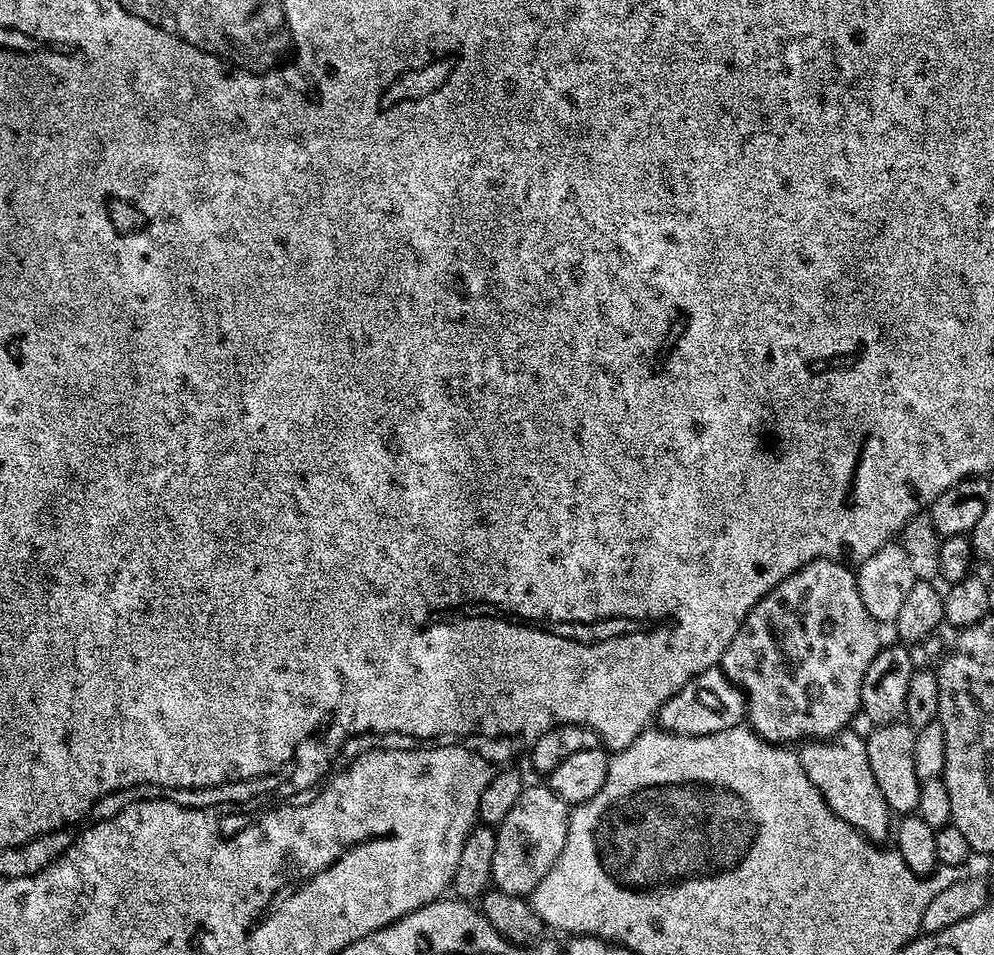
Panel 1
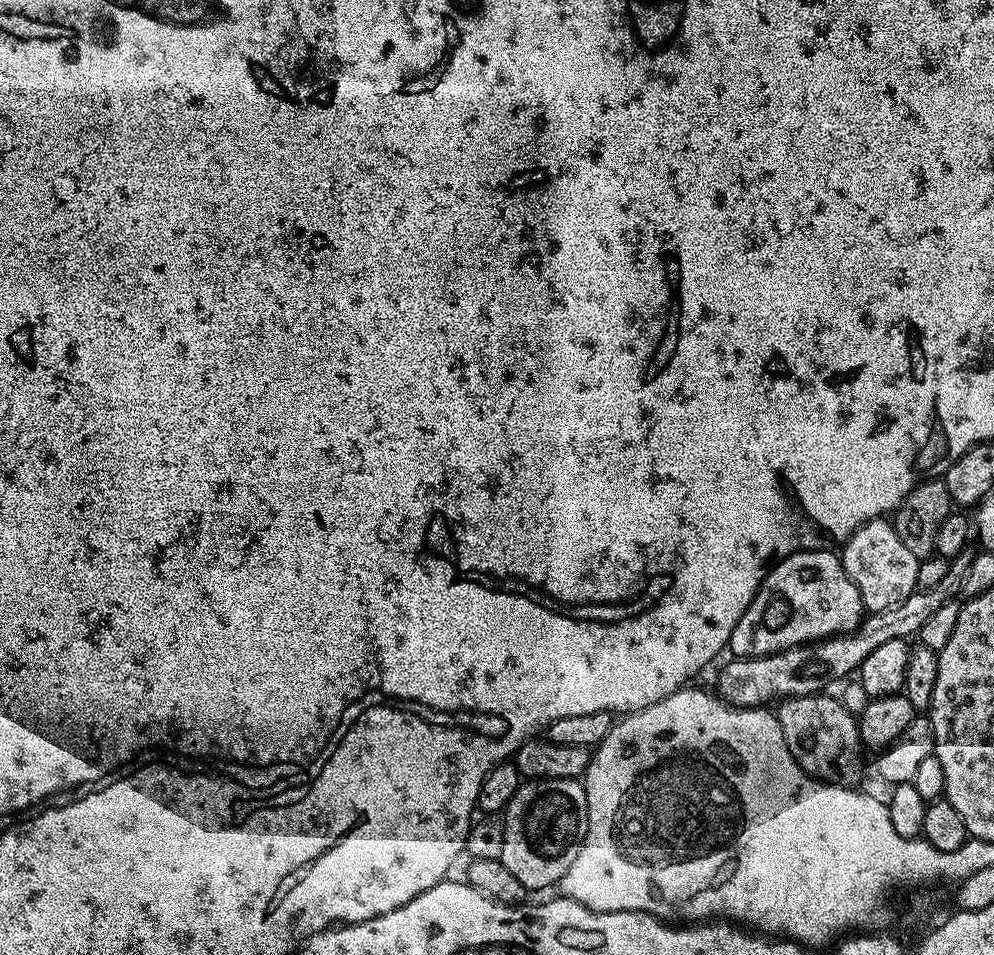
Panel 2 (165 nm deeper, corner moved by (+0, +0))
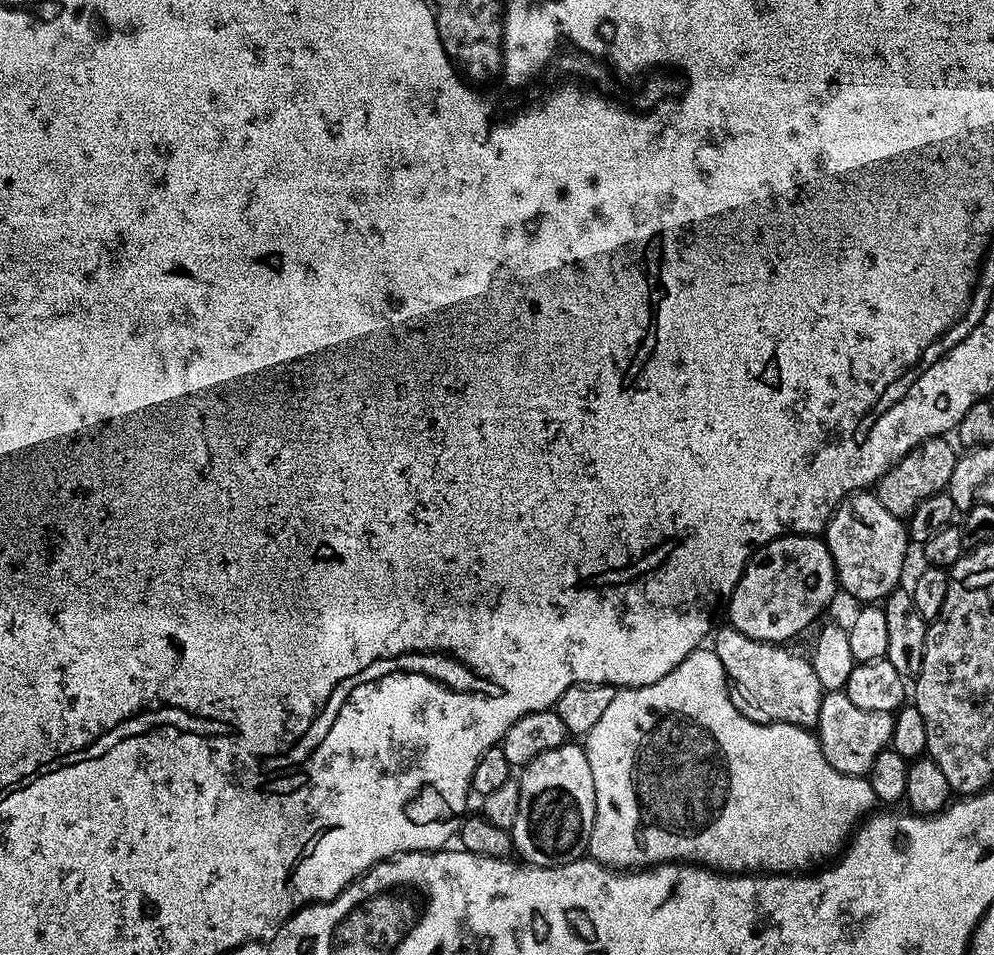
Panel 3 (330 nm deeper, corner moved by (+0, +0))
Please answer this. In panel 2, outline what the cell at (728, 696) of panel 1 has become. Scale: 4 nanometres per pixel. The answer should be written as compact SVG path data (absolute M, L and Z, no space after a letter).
M971 551L959 552L951 560L948 573L942 582L911 592L905 600L886 610L868 612L855 632L841 632L838 636L813 640L811 644L796 644L769 656L741 656L729 659L729 664L720 672L719 695L726 698L728 703L735 704L737 708L763 708L790 696L810 696L819 693L827 689L824 688L827 684L851 677L863 660L878 646L894 639L907 641L910 636L915 637L941 606L957 599L960 583L966 570L970 570L972 558Z

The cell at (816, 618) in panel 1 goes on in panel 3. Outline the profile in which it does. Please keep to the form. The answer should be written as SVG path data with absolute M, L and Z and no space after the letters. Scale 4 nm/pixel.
M819 535L779 536L777 540L759 545L749 558L742 578L734 586L731 596L727 597L727 623L755 640L788 642L791 636L798 635L803 628L810 627L819 618L820 611L831 602L835 592L838 592L836 567L825 541Z

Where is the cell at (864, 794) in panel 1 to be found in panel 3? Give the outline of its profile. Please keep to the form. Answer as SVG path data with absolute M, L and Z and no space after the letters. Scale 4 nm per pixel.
M731 626L717 627L714 632L716 644L714 650L724 667L724 674L733 685L736 684L753 700L755 706L766 716L769 721L777 724L793 724L799 728L815 729L818 722L818 710L822 710L822 698L824 687L818 682L818 674L814 674L814 666L807 655L799 656L791 652L788 646L780 642L767 640L755 640L746 634L742 634L737 628Z

